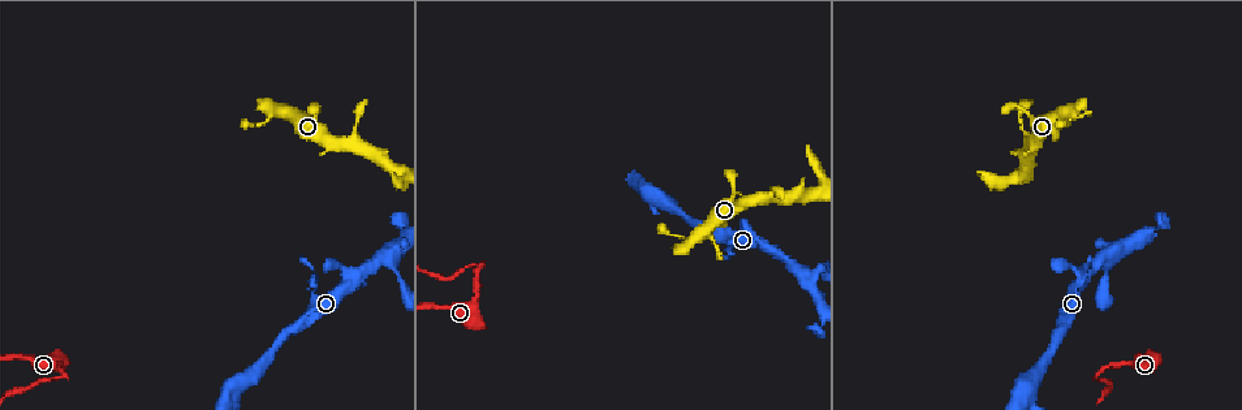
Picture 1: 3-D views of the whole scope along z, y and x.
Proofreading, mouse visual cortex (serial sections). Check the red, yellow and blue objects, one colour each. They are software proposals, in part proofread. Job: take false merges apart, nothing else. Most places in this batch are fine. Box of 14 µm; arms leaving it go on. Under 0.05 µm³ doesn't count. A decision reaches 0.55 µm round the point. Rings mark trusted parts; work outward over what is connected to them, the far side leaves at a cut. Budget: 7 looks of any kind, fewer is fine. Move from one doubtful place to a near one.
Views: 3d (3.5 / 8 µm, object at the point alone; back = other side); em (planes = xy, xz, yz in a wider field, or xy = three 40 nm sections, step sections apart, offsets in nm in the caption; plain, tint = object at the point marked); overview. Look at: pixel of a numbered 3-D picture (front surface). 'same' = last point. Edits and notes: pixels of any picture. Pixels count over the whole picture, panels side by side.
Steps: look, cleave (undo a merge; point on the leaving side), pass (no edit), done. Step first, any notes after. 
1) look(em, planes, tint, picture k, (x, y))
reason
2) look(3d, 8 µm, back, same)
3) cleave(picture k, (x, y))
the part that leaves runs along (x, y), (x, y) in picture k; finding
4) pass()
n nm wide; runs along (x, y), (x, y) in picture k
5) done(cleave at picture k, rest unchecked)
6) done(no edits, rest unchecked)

look(3d, 3.5 µm, picture 1, (273, 113))
abrupt turn

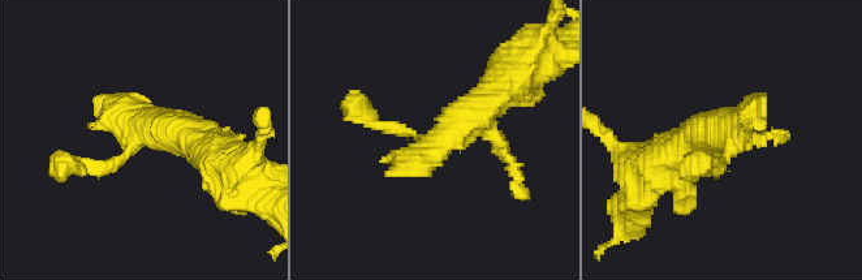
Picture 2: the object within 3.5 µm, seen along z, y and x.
look(em, xy, step 3, tint, picture 2, (735, 130))
shape alone is not enough

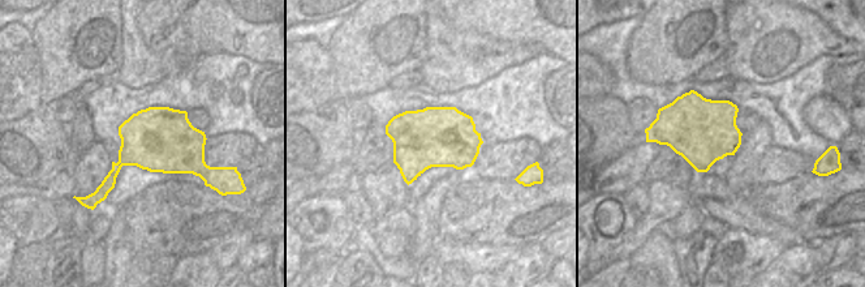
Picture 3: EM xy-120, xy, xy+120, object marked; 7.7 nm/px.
pass()
one cell here

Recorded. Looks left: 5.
look(3d, 8 µm, picture 1, (797, 273))
four arms meet

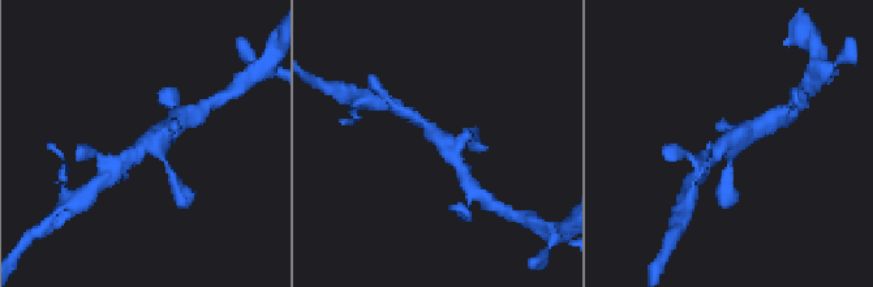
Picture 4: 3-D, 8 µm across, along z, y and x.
look(3d, 3.5 µm, picture 4, (440, 140))

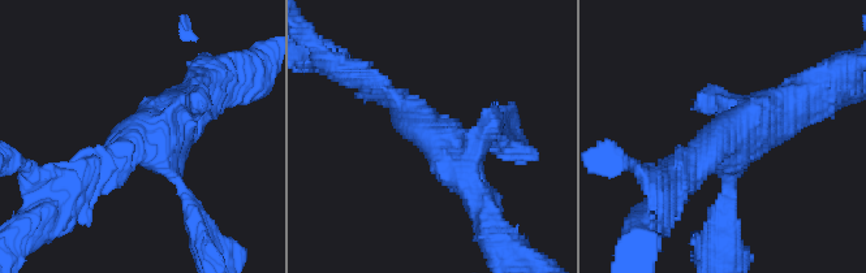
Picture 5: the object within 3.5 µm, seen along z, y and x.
look(em, xy, step 2, tint, picture 5, (726, 135))
4 arms; arms of 200, 250, 250, 400 nm; now the EM

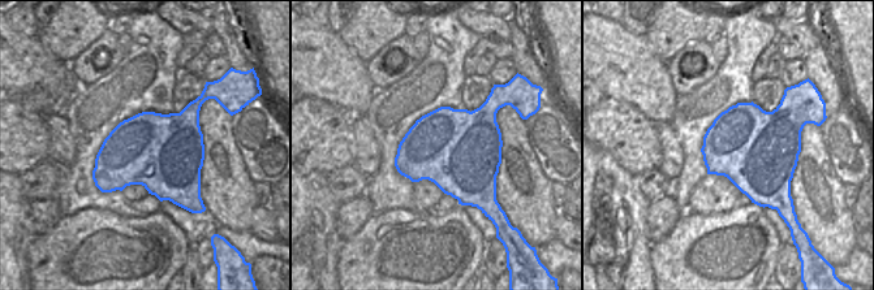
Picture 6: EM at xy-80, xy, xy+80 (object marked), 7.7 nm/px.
pass()
runs along (373, 87), (456, 156), (473, 196) in picture 5; continuous, no second cell

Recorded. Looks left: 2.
look(3d, 3.5 µm, picture 1, (1020, 124))
thin neck

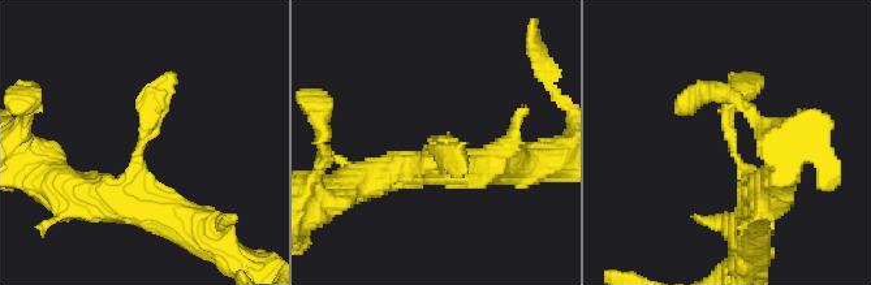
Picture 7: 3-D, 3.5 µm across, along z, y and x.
look(em, xy, step 3, tint, picture 7, (141, 141))

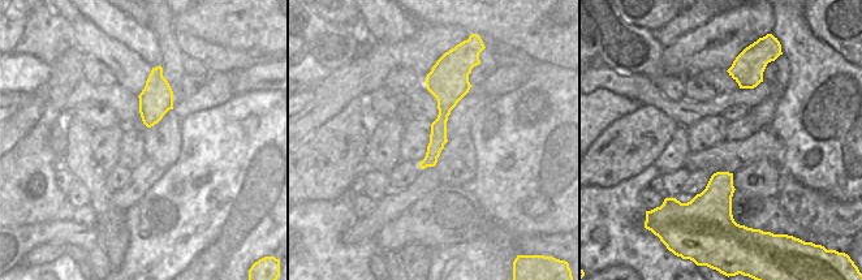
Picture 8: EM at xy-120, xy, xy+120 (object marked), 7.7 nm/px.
pass()
one cell here

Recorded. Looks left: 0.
done(no edits, rest unchecked)

